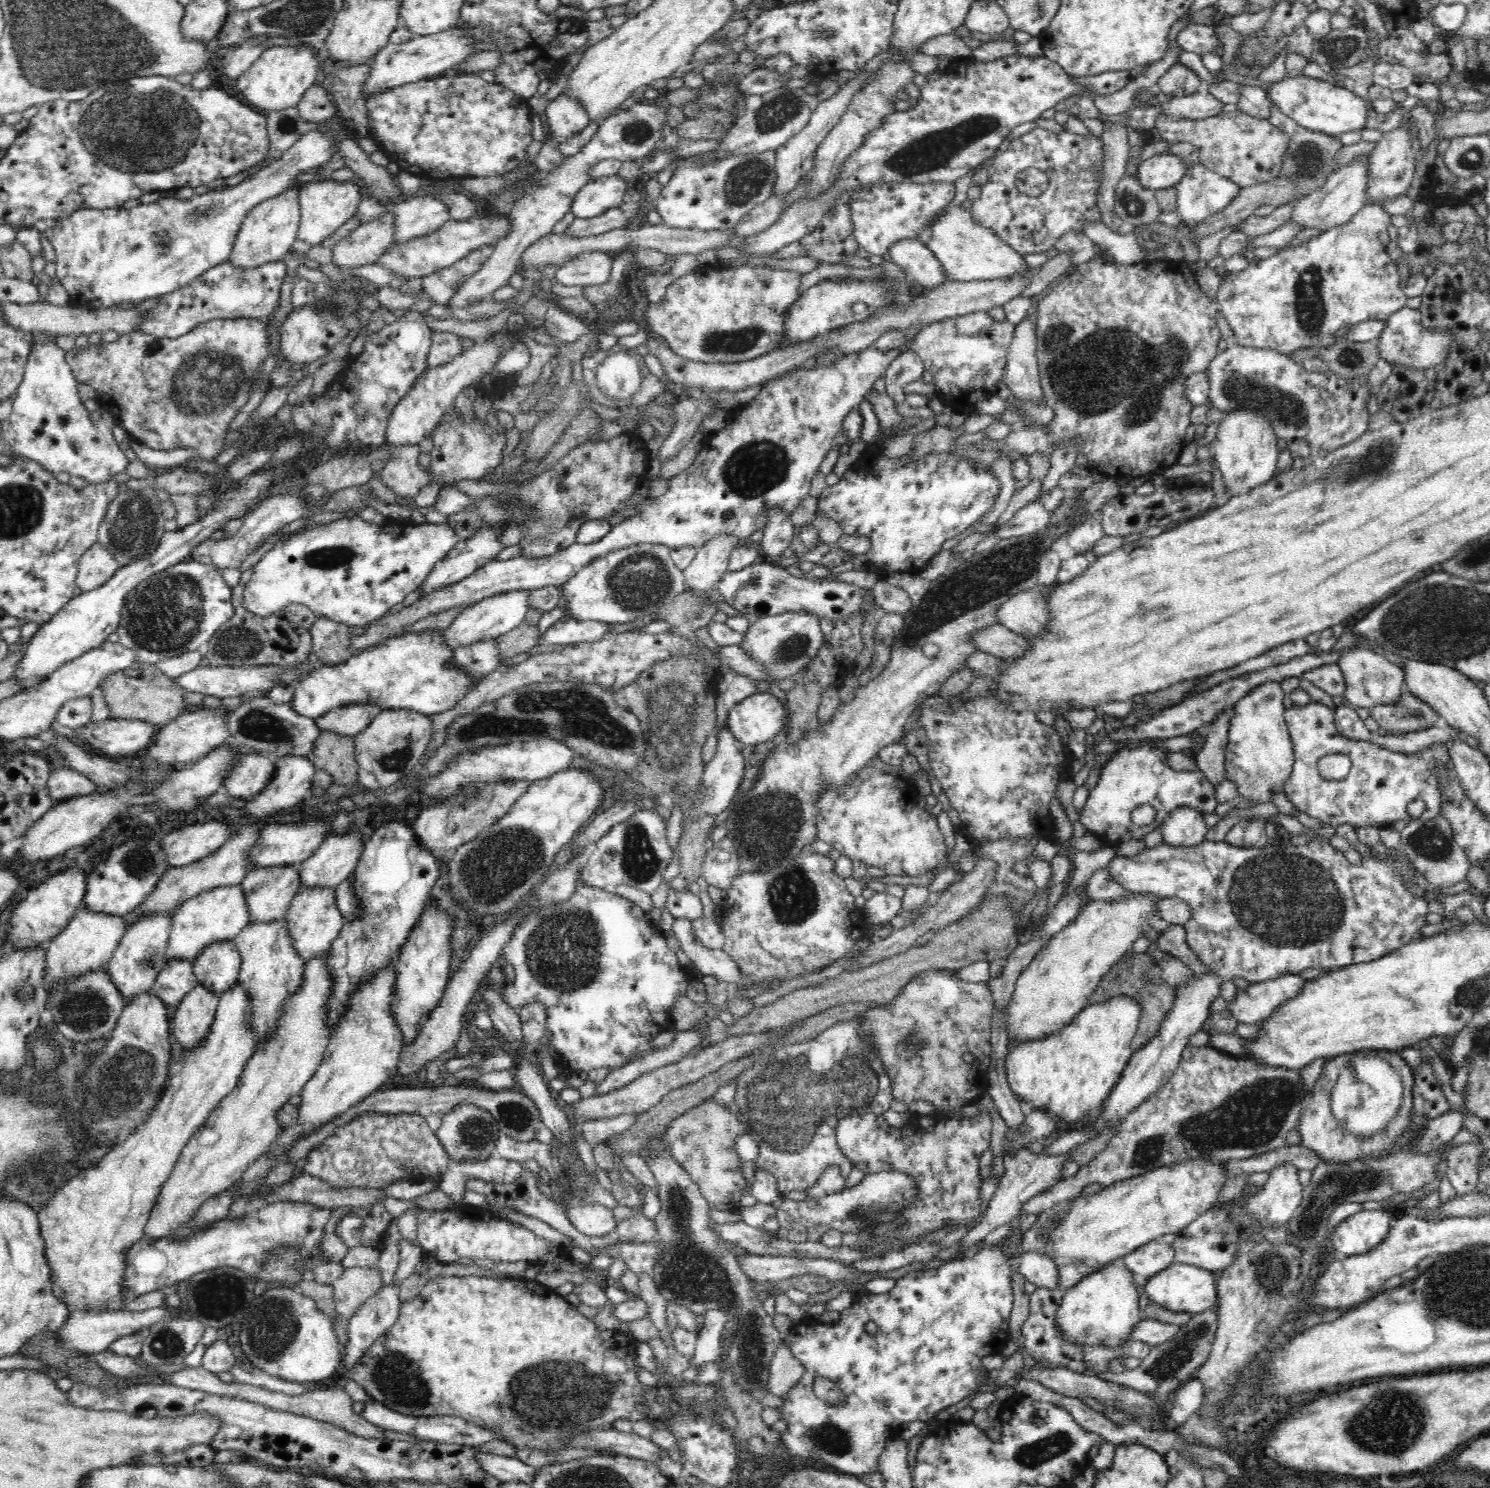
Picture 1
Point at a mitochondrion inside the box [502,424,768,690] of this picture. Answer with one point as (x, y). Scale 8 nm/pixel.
(644, 580)

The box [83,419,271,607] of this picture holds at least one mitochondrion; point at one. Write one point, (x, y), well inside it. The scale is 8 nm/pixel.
(133, 530)

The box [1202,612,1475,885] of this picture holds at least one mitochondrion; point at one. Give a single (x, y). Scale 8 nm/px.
(1431, 842)

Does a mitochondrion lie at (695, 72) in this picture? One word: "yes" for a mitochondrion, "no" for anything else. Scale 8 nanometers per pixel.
no

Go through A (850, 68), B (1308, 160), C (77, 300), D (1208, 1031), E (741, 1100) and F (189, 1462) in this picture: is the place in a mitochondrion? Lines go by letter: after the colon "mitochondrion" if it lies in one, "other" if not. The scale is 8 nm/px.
A: other
B: mitochondrion
C: other
D: other
E: mitochondrion
F: other

